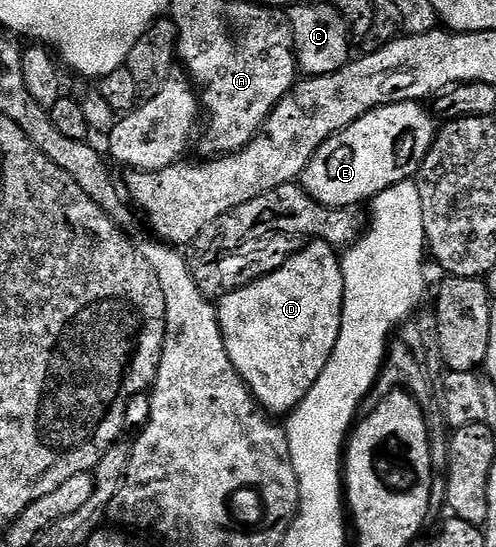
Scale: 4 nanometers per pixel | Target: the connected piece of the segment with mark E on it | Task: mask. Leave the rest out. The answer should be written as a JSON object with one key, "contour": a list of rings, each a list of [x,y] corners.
{"contour":[[[420,102],[396,103],[368,111],[363,117],[359,117],[359,121],[355,121],[337,135],[332,135],[317,150],[315,157],[311,157],[307,169],[301,174],[301,186],[310,197],[323,205],[353,209],[358,206],[356,203],[368,204],[379,193],[383,193],[383,189],[391,189],[391,185],[413,179],[431,149],[435,134],[434,116],[421,107],[424,106]]]}

